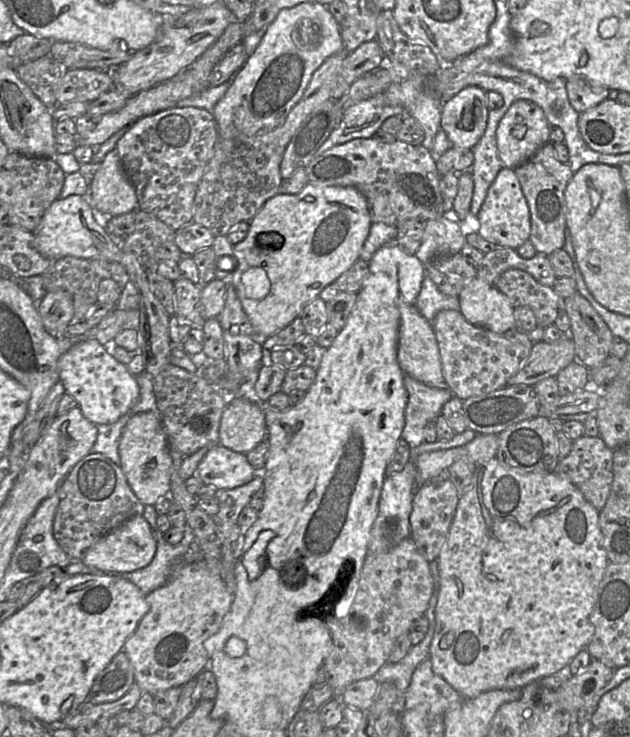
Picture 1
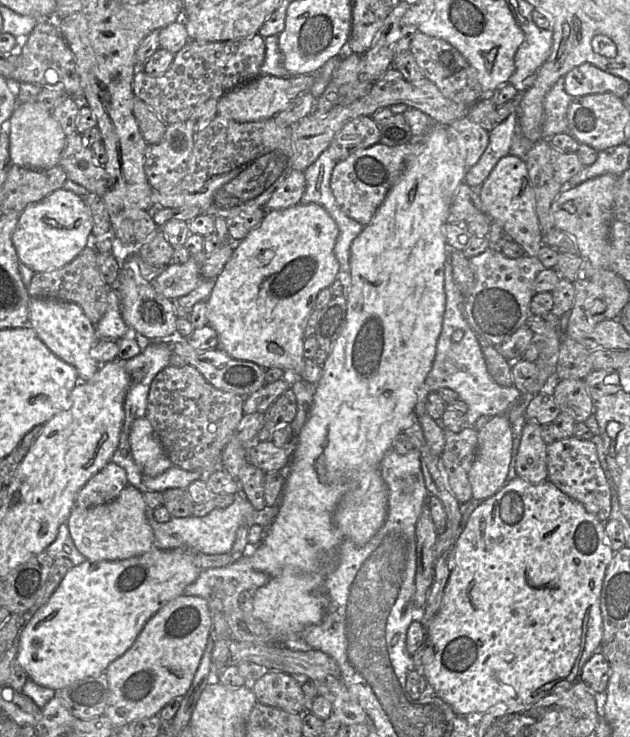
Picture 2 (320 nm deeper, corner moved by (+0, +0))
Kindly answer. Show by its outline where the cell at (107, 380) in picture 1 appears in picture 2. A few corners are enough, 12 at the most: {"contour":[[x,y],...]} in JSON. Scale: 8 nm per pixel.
{"contour":[[30,301],[29,325],[78,382],[100,364],[90,355],[99,337],[73,302]]}

